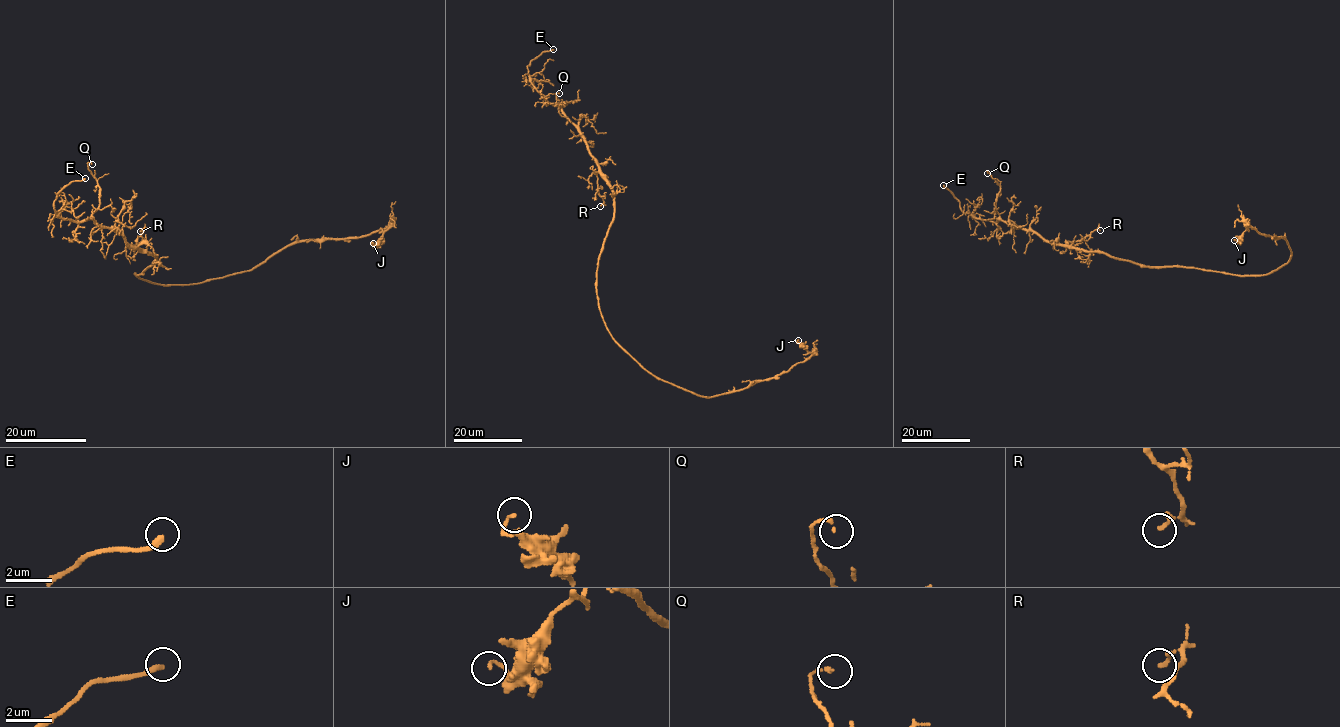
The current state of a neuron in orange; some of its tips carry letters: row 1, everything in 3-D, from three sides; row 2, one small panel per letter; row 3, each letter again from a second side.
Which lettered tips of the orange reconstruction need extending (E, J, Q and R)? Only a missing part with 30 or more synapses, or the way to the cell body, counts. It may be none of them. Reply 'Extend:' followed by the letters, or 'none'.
Extend: E

